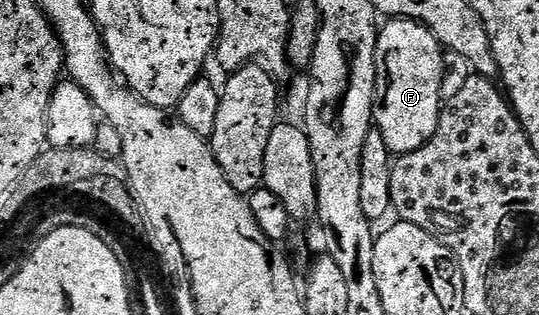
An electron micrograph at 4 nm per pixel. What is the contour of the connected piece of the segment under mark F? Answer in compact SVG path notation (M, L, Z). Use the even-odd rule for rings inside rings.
M390 18L381 25L376 46L373 127L383 135L392 154L416 150L436 134L444 103L442 55L442 45L419 21Z

